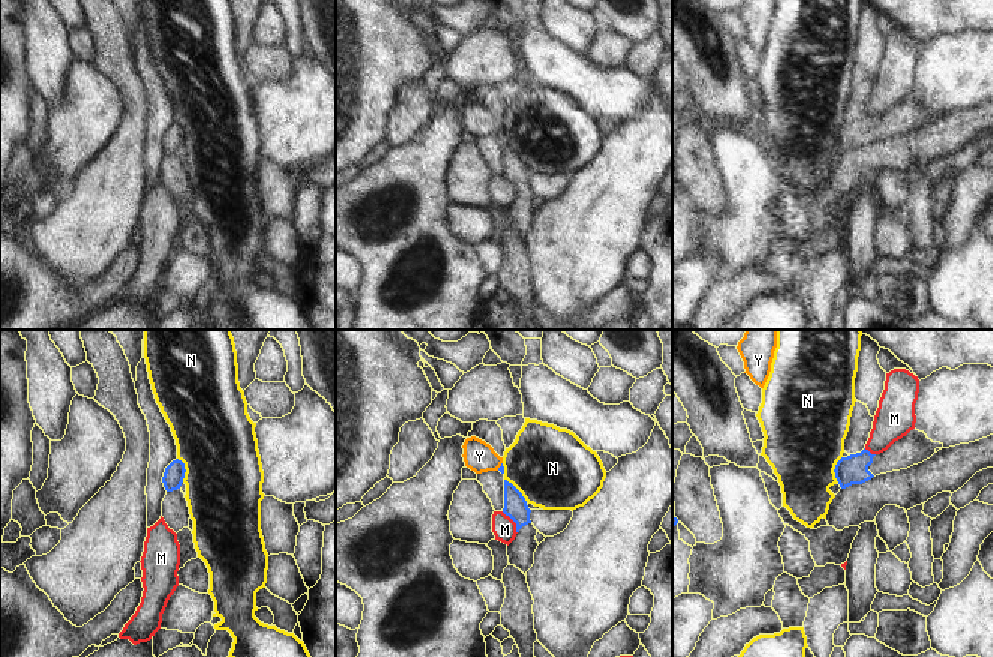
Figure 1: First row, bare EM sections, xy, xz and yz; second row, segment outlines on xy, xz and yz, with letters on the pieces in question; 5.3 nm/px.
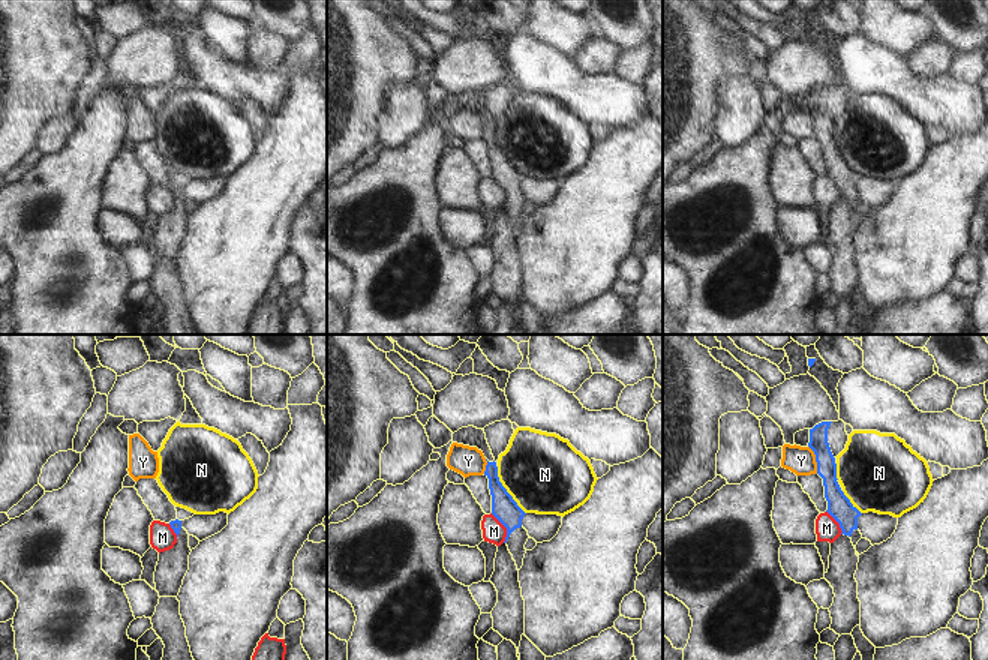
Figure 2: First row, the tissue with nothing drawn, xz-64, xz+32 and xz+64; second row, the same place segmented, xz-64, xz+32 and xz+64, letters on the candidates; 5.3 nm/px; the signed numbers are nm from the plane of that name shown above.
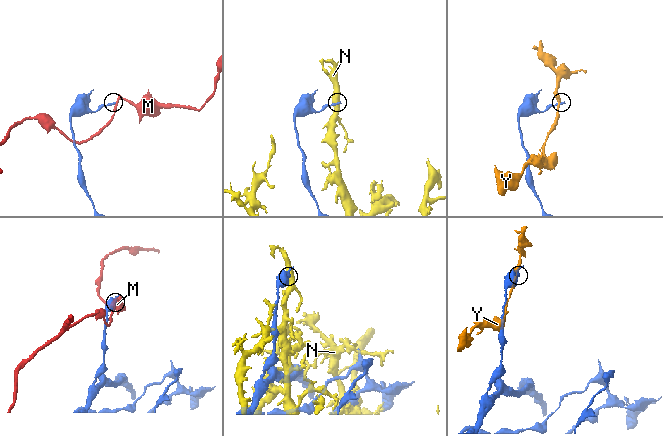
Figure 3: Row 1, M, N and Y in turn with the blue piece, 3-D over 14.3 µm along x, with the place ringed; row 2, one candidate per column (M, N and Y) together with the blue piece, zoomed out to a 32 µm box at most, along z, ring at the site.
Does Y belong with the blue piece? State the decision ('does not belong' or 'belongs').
does not belong

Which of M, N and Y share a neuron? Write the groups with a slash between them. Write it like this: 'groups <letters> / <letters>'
groups M / N / Y

